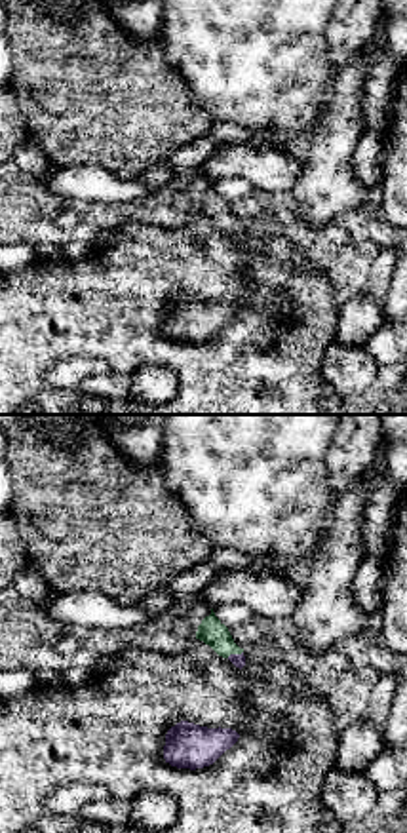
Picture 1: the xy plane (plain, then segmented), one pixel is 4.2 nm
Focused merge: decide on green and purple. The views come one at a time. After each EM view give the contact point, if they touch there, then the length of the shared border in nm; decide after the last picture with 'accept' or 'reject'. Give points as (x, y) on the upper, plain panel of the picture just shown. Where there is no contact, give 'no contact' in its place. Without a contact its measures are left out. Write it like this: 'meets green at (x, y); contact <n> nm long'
meets green at (234, 227); contact 80 nm long

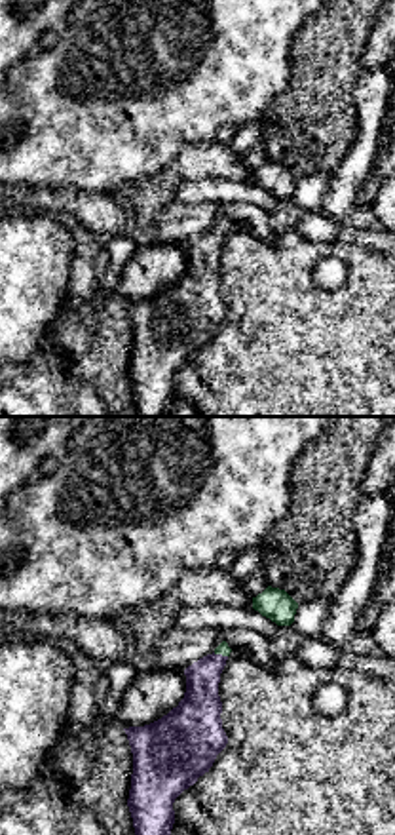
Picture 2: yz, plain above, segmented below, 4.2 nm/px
meets green at (221, 227); contact 70 nm long

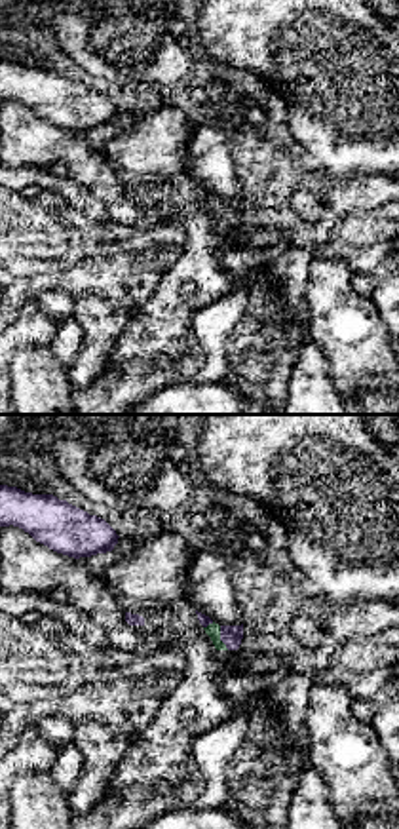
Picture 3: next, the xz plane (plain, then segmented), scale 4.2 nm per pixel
meets green at (219, 212); contact 110 nm long

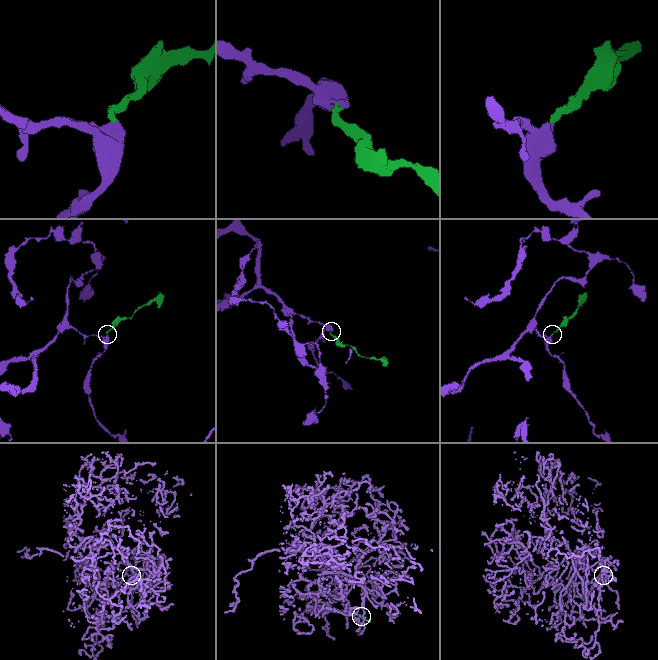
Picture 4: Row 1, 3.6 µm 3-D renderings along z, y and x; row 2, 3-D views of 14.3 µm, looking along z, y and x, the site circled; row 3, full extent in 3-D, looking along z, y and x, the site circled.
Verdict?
accept

